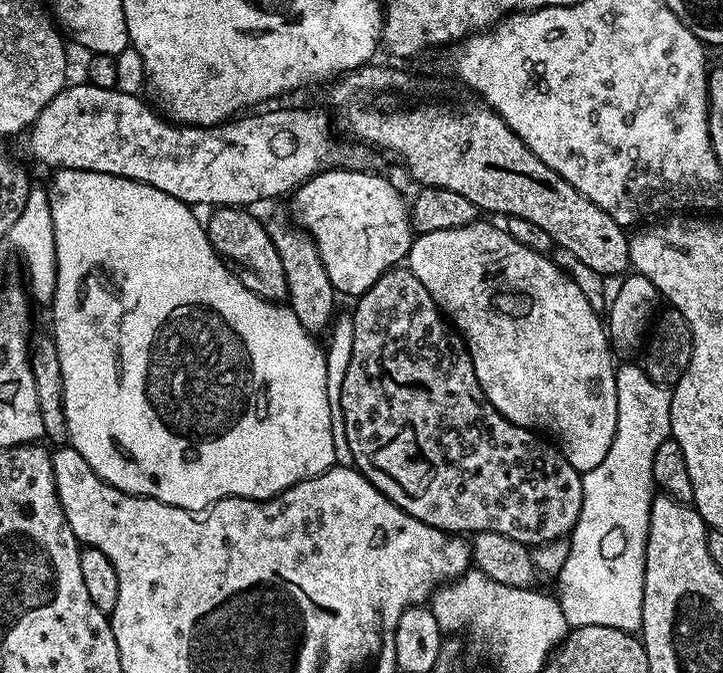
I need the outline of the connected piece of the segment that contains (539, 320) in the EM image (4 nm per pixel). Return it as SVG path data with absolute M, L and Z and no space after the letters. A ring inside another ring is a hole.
M477 222L458 226L454 230L434 230L417 235L408 251L406 266L412 271L414 278L418 278L418 282L422 282L426 290L430 290L430 298L434 298L434 302L439 304L440 311L450 321L453 329L464 337L464 344L468 347L468 352L472 355L474 362L474 374L478 374L478 382L489 402L510 422L523 428L533 429L540 434L547 433L554 441L555 447L559 448L566 458L566 462L570 462L570 466L574 466L576 472L583 474L594 470L594 466L598 466L598 462L606 458L606 450L610 450L610 442L614 442L614 430L618 418L616 368L614 363L612 364L614 353L610 347L605 325L601 317L600 320L596 317L587 294L554 261L548 259L552 258L543 252L535 252L522 246L522 242L514 242L514 238L510 238L510 234L506 234L506 230L499 223Z

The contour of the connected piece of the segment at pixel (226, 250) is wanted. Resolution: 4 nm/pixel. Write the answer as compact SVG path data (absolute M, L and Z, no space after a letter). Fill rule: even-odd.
M220 206L213 212L216 213L206 220L208 240L221 260L237 269L245 268L248 271L239 273L242 286L246 286L246 290L264 297L265 300L287 301L286 270L282 270L282 258L278 258L278 250L274 250L274 242L270 238L265 221L263 219L260 221L252 213L255 211L244 206L238 208Z

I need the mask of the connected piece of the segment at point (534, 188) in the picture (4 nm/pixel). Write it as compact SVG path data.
M372 62L365 67L356 68L353 72L345 72L343 76L331 81L330 87L332 89L328 92L328 100L332 103L333 108L331 111L333 113L336 111L344 119L344 124L348 127L350 135L357 136L362 143L373 144L374 147L381 148L384 152L393 152L408 167L408 172L417 180L417 185L441 188L442 190L455 190L458 194L462 194L462 198L470 198L470 202L474 202L474 206L481 213L500 212L501 217L517 216L518 218L526 218L529 222L536 223L537 226L542 226L542 230L546 230L546 234L550 234L553 245L557 249L565 248L582 267L597 272L597 277L619 276L629 271L629 233L621 225L616 224L614 218L610 218L610 214L606 214L598 205L590 202L590 198L586 198L581 192L574 190L574 186L570 186L570 182L566 182L554 170L550 170L550 166L546 166L546 162L539 160L530 150L530 146L526 146L526 142L522 142L522 138L518 138L518 134L514 134L514 130L510 130L510 126L506 126L503 118L485 100L480 99L476 93L455 79L435 80L432 76L415 76L412 72L403 72L400 68L383 68L382 65L376 63Z

